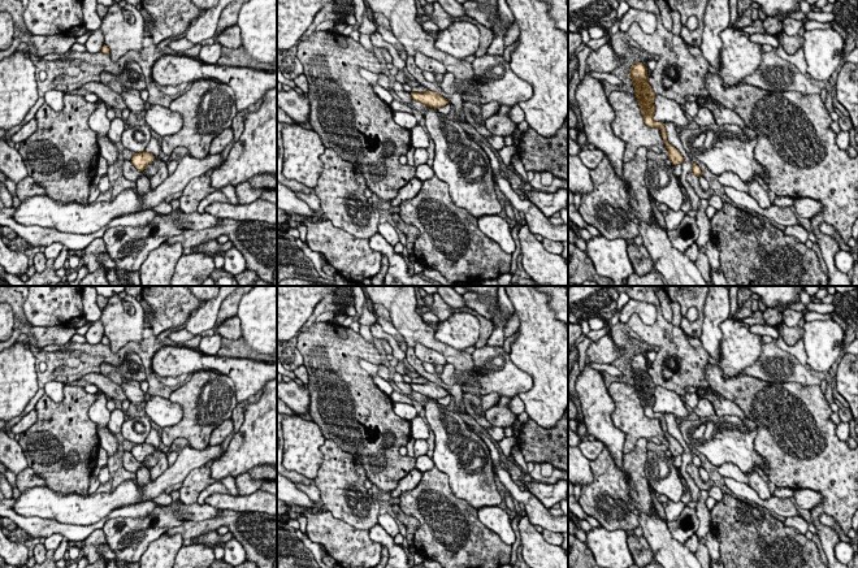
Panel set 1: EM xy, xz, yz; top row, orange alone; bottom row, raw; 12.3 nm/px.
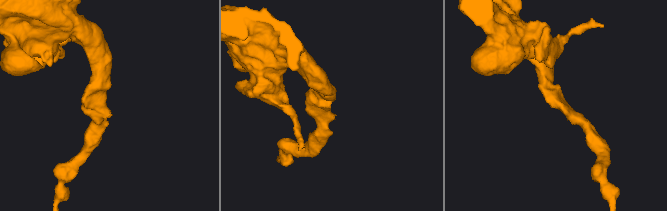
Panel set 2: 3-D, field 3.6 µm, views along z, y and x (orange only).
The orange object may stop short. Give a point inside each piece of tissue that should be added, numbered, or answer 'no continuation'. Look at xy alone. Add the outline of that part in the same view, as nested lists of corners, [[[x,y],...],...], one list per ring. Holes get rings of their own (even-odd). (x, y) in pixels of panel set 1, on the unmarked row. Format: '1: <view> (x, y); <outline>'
1: xy (161, 464); [[[160,448],[152,451],[152,456],[157,459],[157,463],[152,467],[151,478],[157,478],[168,467],[166,454]]]

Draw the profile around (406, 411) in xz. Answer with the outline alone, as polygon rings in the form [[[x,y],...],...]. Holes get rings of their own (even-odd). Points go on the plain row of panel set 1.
[[[399,402],[394,403],[394,412],[395,415],[398,415],[399,417],[407,421],[413,420],[419,415],[416,408],[412,404],[399,403]]]

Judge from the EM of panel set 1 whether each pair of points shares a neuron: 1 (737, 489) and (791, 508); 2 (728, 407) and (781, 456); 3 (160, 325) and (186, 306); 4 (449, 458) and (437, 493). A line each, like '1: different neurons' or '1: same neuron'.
1: same neuron
2: different neurons
3: same neuron
4: different neurons

